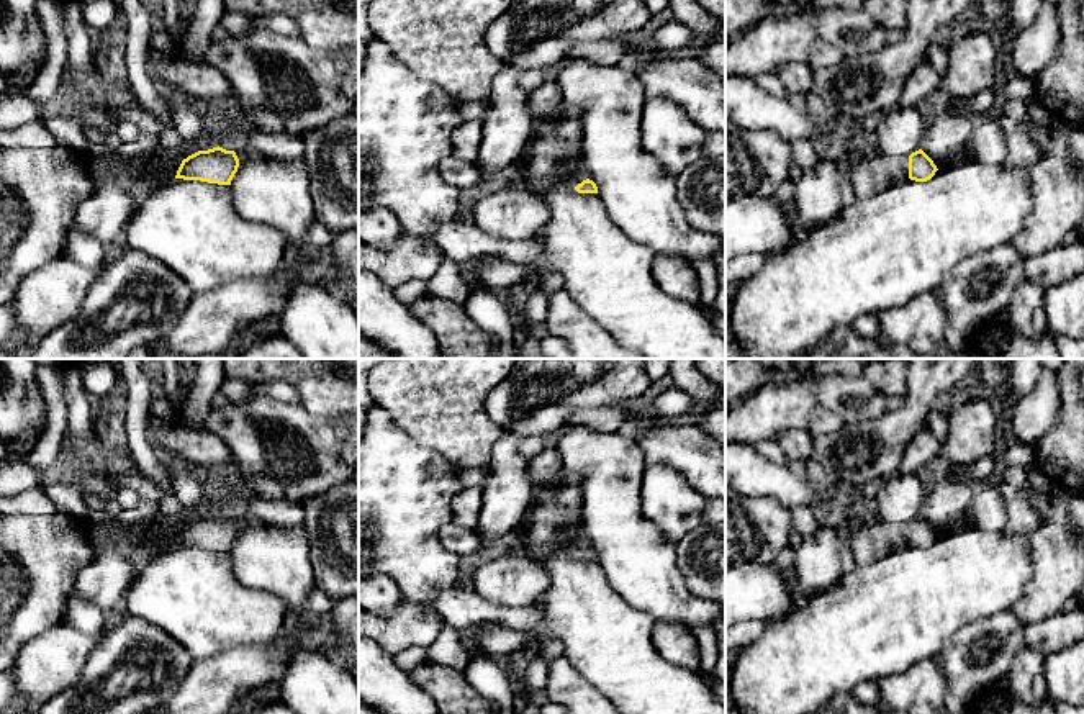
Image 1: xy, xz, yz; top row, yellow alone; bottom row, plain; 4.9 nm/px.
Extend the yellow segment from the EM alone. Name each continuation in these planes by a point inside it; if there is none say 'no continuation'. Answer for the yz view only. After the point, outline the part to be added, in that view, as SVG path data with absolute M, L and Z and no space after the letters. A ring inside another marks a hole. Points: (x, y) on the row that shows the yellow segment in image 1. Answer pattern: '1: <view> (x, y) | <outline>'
1: yz (870, 171) | M861 147L843 174L850 177L856 200L865 200L909 180L909 156L888 156L873 147Z

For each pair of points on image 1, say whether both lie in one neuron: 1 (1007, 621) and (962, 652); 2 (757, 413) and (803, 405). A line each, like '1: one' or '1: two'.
1: one
2: one

